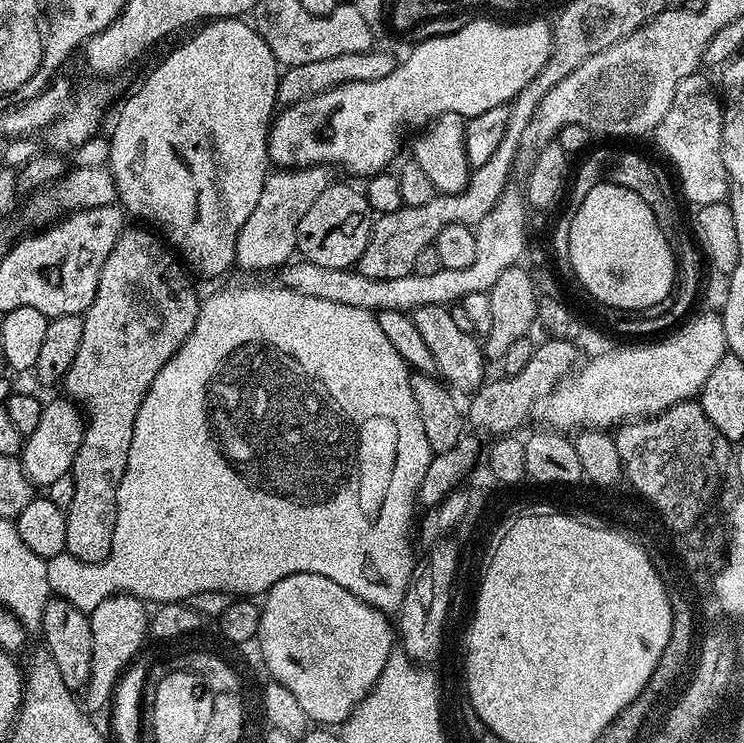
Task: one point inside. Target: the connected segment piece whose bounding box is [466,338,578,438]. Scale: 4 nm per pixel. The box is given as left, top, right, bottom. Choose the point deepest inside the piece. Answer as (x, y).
(499, 406)

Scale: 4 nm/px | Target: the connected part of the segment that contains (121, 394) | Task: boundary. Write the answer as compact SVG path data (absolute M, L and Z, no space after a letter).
M125 227L118 242L114 242L114 250L110 250L110 258L106 258L102 266L94 302L90 302L90 306L82 314L82 346L78 346L78 354L74 354L74 362L70 362L62 381L62 388L69 392L65 393L81 409L87 412L88 408L89 412L86 416L84 437L78 446L70 473L74 478L74 502L70 502L66 510L64 547L65 553L69 557L72 555L73 561L81 560L87 564L100 564L112 553L116 525L116 491L126 470L130 442L134 438L134 422L138 418L142 398L146 398L158 370L166 366L166 362L182 347L194 330L194 322L198 318L202 303L201 297L196 297L195 286L188 281L189 273L185 265L169 251L165 241L147 227L136 227L140 228Z

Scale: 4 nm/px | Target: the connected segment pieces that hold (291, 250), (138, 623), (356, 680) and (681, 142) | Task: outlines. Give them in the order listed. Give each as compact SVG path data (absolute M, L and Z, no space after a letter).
M322 164L273 171L262 186L258 206L254 206L250 218L246 218L246 226L242 226L238 234L235 267L248 272L264 272L267 268L279 270L289 263L297 255L298 222L302 222L306 210L314 206L318 194L334 183L332 172L331 167Z
M119 592L117 596L98 602L89 615L94 654L90 658L88 686L82 692L82 704L89 713L95 714L99 708L109 707L121 673L141 651L139 648L144 644L144 636L146 640L150 632L150 612L144 608L147 608L145 601L128 592Z
M290 574L282 578L282 582L274 582L274 586L269 592L264 593L260 604L260 656L264 659L264 664L268 667L268 672L275 683L286 686L290 694L294 694L294 699L302 705L302 710L306 710L309 721L315 722L320 726L340 726L347 720L348 715L358 707L366 698L366 694L378 682L382 670L386 666L388 659L394 655L394 628L388 625L389 617L383 612L379 612L374 606L362 602L346 586L338 586L338 582L330 582L330 578L322 578L322 574Z
M693 74L678 82L674 102L666 110L666 118L656 127L654 139L676 167L680 188L692 206L713 204L728 199L728 175L724 161L724 110L721 97L701 74Z

